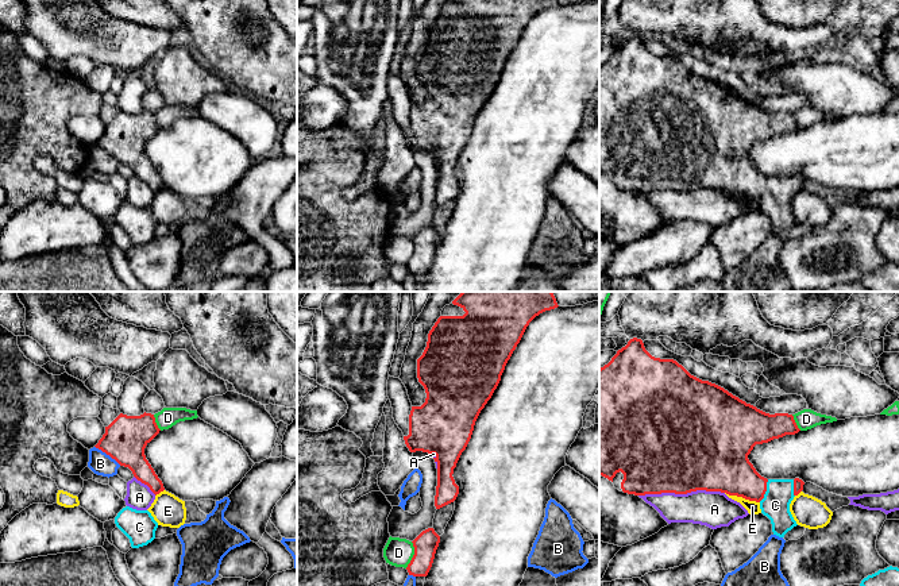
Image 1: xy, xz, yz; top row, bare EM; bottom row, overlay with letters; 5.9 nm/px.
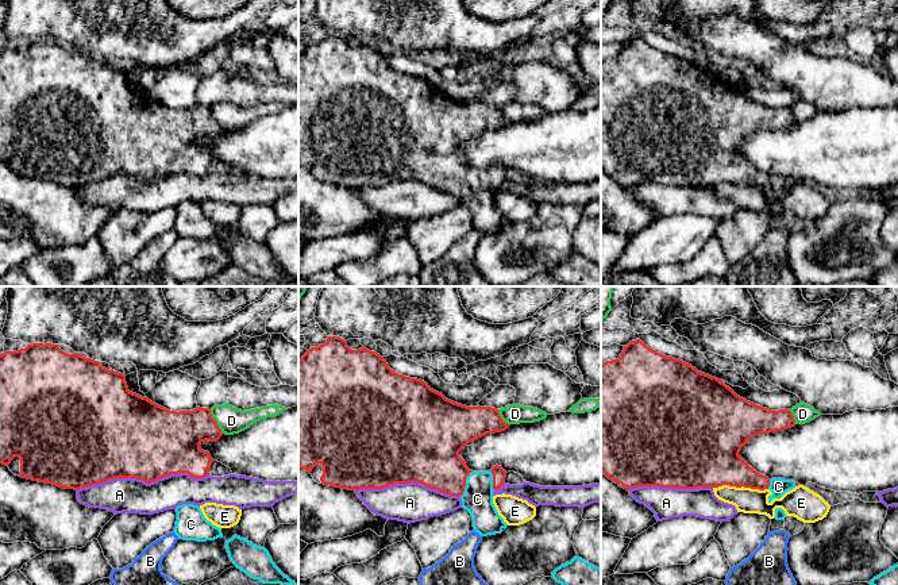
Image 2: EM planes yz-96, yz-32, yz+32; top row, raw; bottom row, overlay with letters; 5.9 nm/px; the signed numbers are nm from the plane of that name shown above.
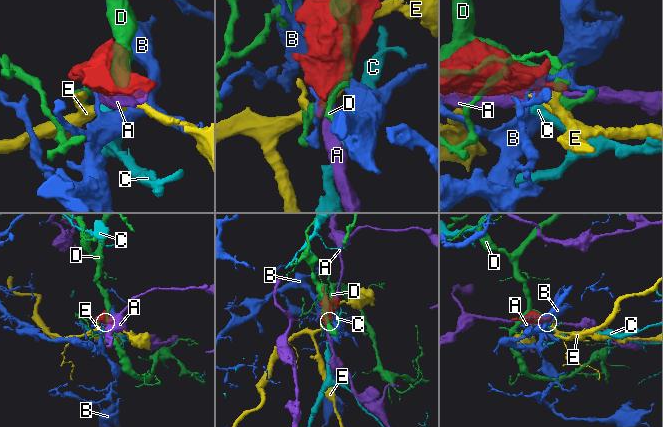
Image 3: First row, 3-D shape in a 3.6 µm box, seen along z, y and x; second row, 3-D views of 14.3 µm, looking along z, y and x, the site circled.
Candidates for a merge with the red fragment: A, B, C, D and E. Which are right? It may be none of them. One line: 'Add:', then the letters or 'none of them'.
Add: C

